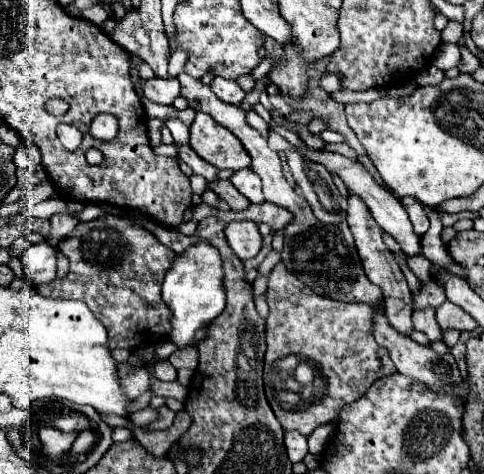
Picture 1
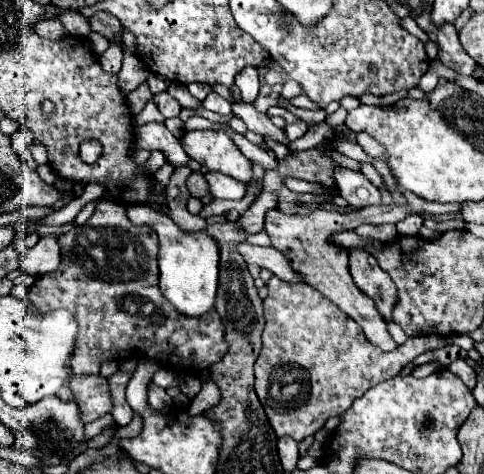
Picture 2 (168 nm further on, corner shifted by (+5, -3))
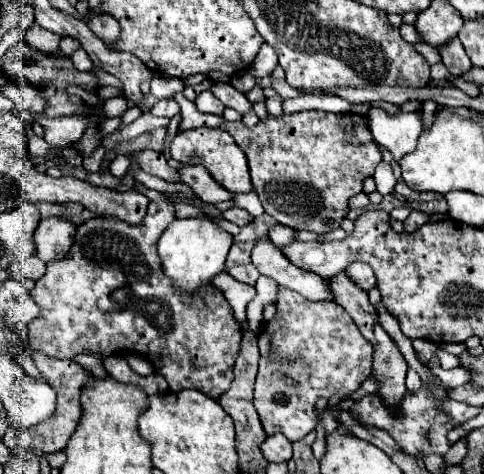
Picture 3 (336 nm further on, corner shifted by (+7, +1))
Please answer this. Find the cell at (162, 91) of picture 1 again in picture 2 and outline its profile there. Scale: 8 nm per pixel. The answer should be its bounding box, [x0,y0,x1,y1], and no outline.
[154,91,182,119]

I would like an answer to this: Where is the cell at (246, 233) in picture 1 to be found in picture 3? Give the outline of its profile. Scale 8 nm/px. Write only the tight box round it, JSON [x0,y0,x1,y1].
[252,241,332,301]

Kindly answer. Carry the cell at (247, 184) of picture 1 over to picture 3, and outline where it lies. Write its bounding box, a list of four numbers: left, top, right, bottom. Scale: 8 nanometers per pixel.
[180,165,232,203]

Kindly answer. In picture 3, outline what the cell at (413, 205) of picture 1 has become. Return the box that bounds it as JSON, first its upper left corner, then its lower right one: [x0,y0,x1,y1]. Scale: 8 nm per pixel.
[404,211,428,233]

